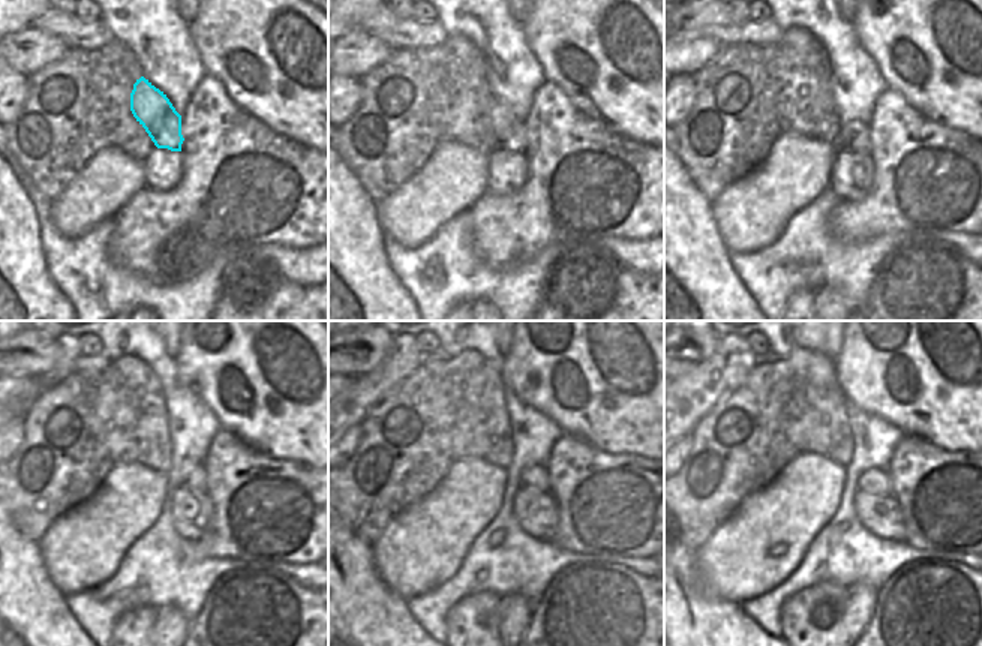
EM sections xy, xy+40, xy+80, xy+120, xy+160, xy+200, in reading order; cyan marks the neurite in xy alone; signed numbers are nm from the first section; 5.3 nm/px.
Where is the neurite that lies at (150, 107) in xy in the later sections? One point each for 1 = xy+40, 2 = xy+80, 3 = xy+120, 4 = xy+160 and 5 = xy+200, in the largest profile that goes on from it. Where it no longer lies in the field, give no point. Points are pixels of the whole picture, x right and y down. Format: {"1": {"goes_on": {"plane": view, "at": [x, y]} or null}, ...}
{"1": {"goes_on": {"plane": "xy+40", "at": [508, 131]}}, "2": {"goes_on": {"plane": "xy+80", "at": [856, 138]}}, "3": {"goes_on": {"plane": "xy+120", "at": [194, 481]}}, "4": {"goes_on": {"plane": "xy+160", "at": [534, 477]}}, "5": {"goes_on": {"plane": "xy+200", "at": [876, 481]}}}

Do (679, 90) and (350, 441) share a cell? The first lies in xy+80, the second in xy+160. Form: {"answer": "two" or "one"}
{"answer": "one"}

